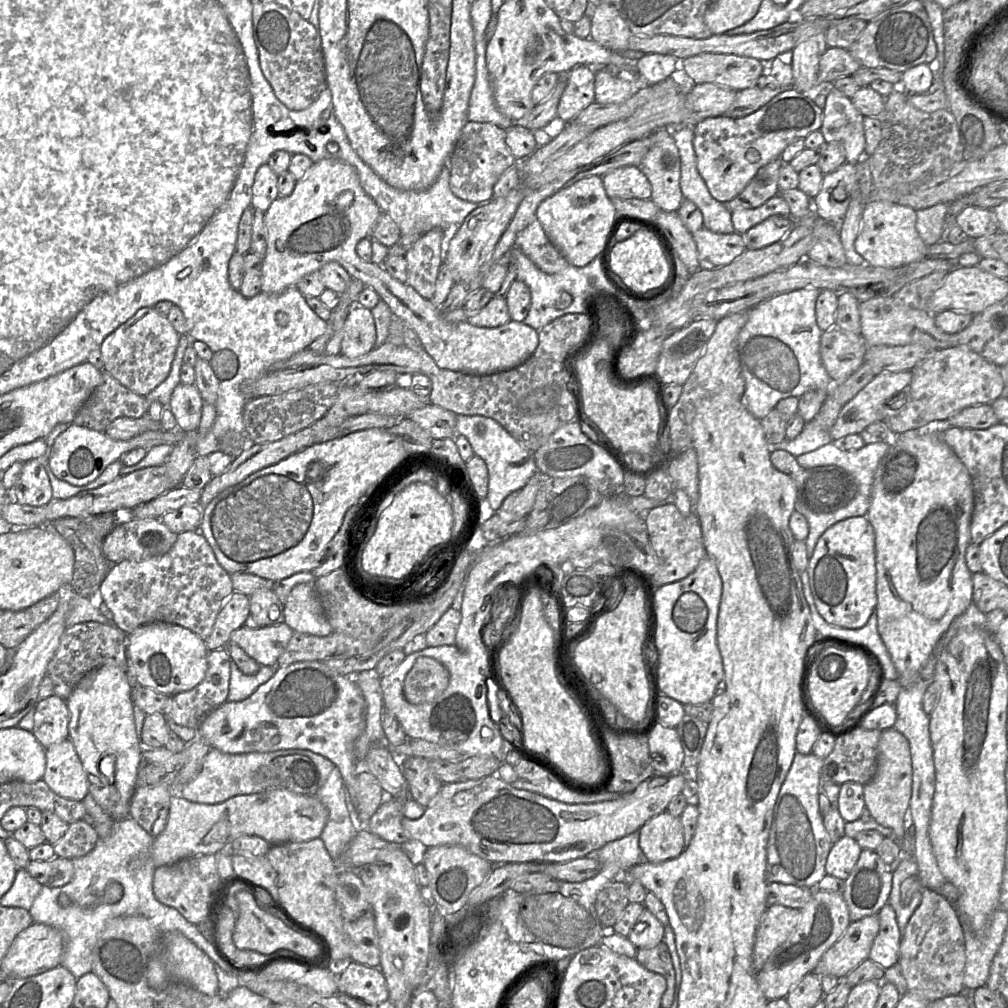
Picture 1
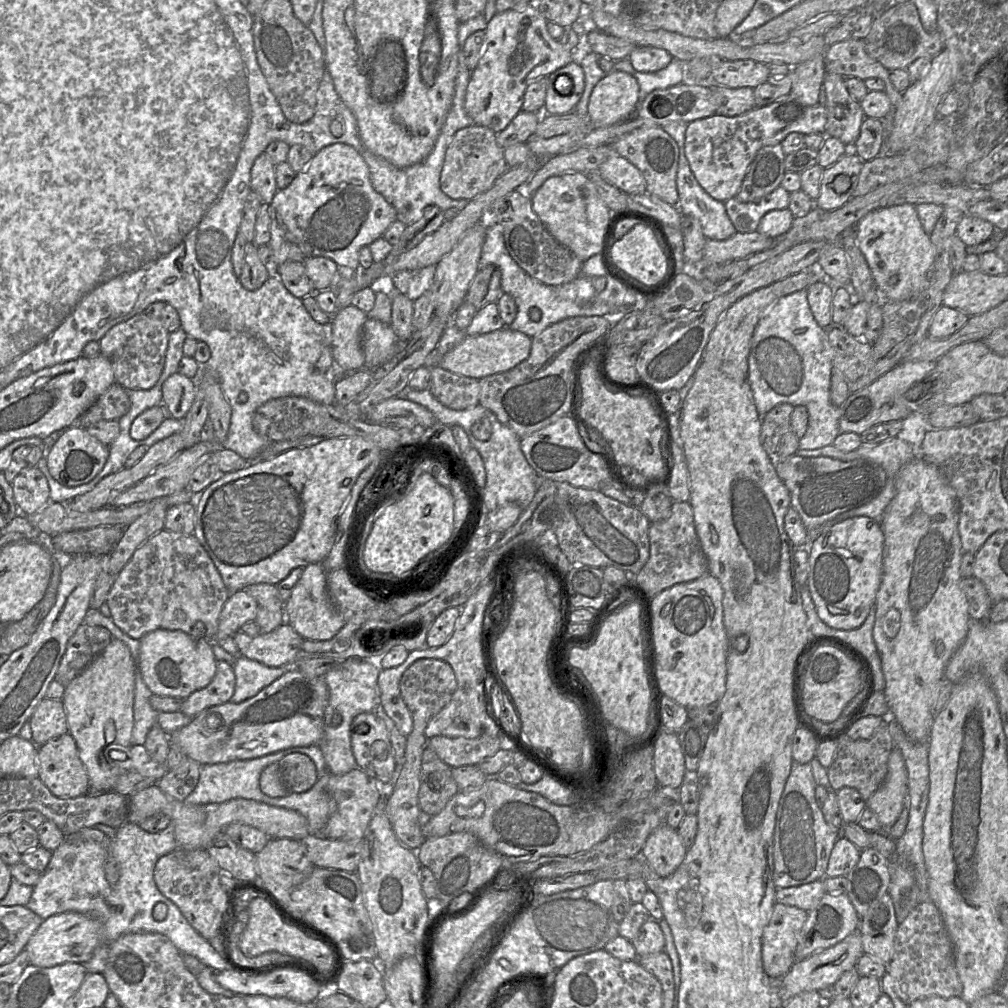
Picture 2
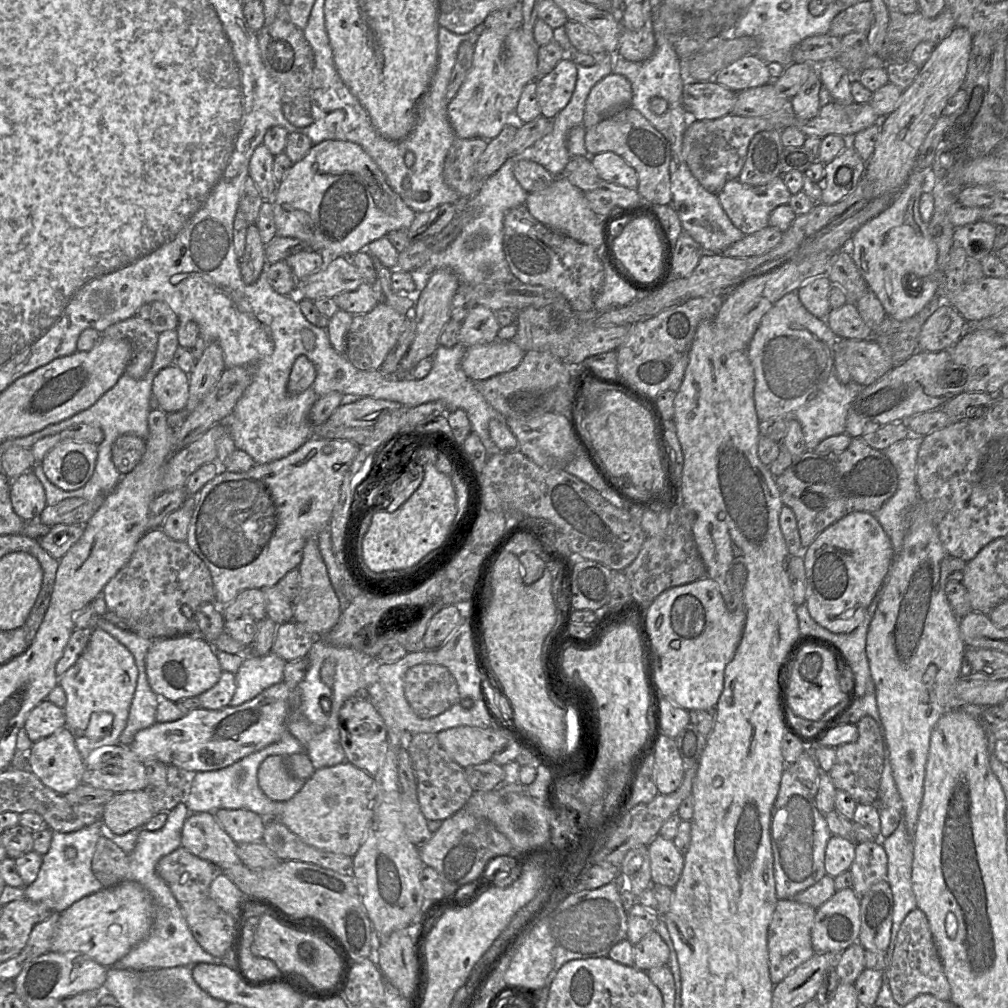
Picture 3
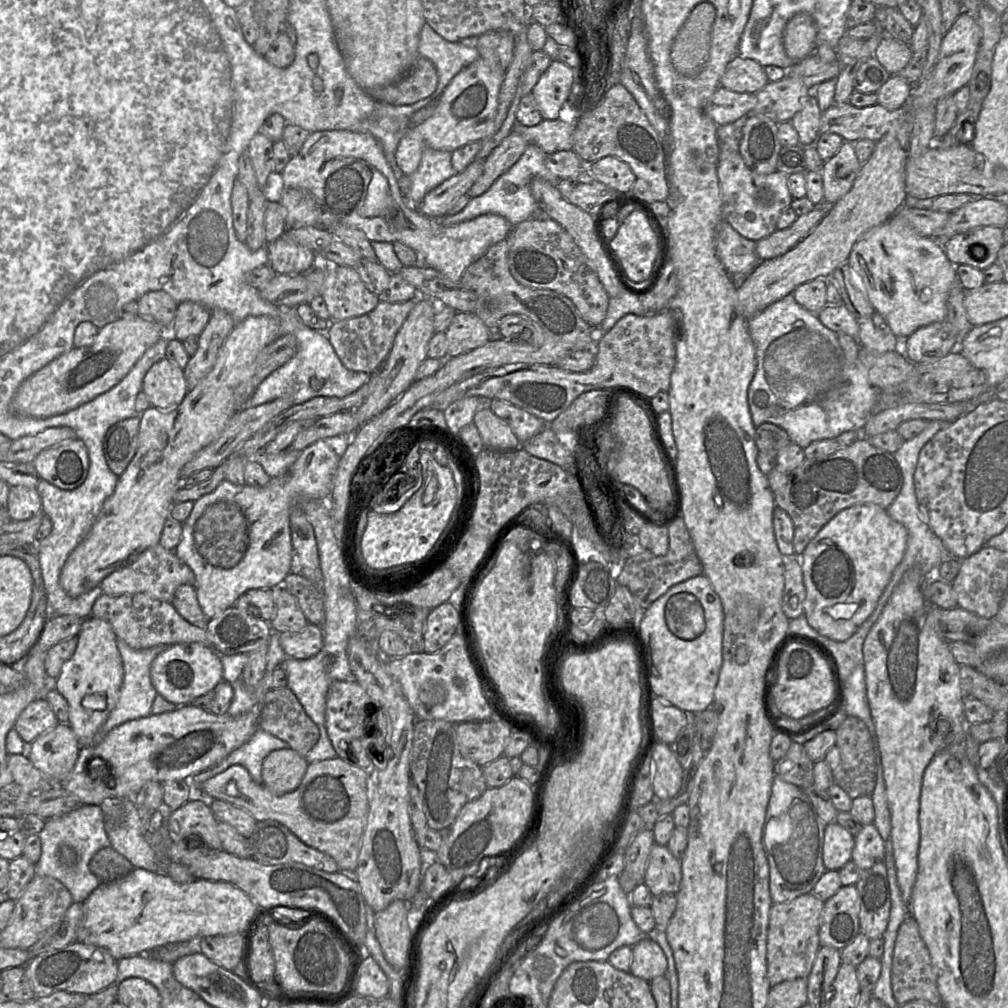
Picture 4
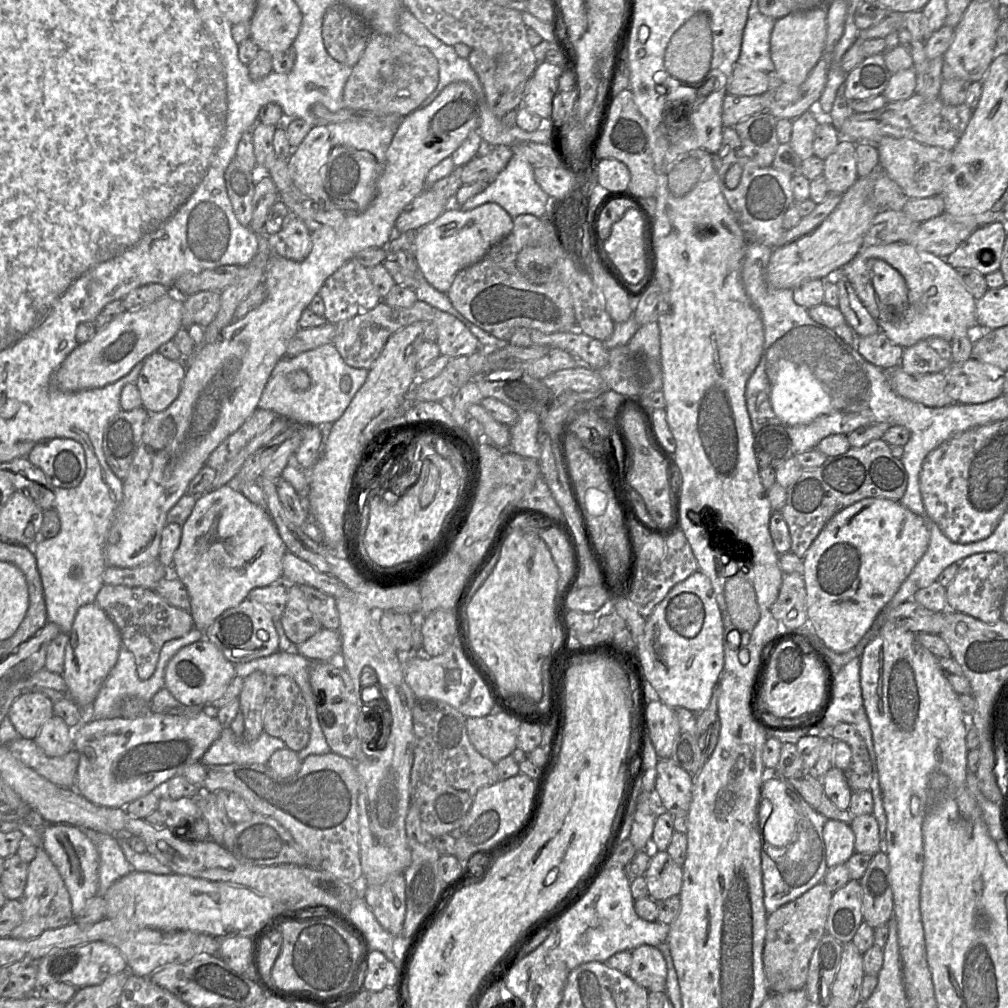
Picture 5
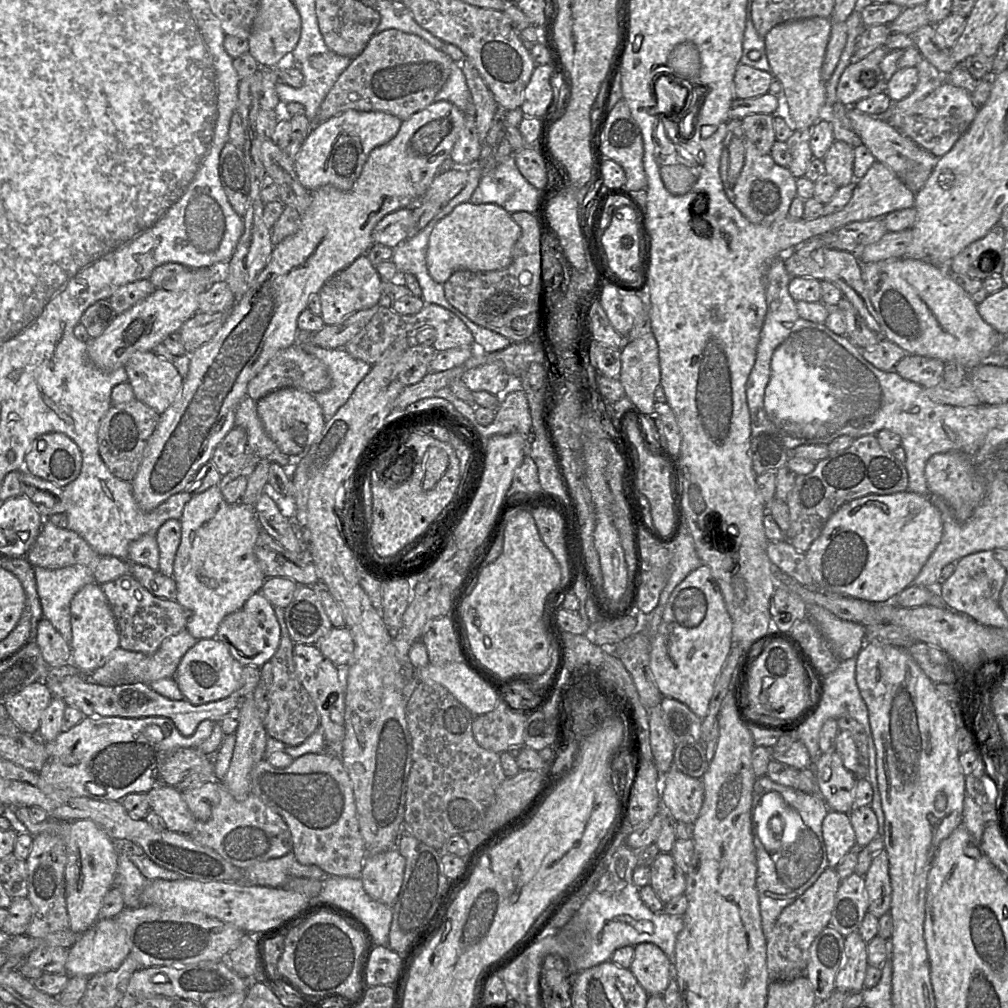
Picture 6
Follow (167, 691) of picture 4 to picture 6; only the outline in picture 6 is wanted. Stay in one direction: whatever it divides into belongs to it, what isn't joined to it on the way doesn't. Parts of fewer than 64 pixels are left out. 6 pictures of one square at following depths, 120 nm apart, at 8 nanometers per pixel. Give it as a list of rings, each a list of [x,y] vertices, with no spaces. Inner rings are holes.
[[[215,638],[202,639],[182,657],[174,679],[184,698],[191,704],[200,705],[227,698],[234,693],[240,687],[243,667],[224,643]]]

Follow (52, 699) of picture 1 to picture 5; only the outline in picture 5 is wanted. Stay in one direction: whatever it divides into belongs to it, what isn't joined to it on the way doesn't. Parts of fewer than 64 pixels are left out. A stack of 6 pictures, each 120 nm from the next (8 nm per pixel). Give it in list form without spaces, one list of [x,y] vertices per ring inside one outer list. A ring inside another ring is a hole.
[[[23,692],[11,705],[8,717],[22,738],[35,739],[41,727],[54,715],[54,702],[38,692]]]

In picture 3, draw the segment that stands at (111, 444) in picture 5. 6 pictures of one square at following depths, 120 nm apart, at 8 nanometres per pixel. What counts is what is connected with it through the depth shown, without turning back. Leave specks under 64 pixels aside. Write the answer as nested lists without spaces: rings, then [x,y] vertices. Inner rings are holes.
[[[123,434],[112,444],[112,461],[121,473],[126,475],[140,462],[145,452],[145,440],[133,434]]]

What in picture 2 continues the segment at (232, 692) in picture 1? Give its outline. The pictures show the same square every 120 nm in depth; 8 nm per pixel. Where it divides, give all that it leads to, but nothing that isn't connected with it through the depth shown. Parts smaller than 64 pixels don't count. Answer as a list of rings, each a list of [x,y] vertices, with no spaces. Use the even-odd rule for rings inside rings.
[[[237,657],[233,663],[236,677],[233,703],[244,702],[256,696],[263,688],[281,677],[289,667],[269,667],[246,657]]]

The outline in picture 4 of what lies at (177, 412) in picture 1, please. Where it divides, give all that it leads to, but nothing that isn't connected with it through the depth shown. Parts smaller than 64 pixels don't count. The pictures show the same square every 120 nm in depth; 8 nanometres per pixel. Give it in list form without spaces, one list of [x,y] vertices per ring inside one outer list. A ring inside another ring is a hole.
[[[166,357],[154,363],[147,371],[142,391],[154,408],[172,410],[188,392],[184,369]]]

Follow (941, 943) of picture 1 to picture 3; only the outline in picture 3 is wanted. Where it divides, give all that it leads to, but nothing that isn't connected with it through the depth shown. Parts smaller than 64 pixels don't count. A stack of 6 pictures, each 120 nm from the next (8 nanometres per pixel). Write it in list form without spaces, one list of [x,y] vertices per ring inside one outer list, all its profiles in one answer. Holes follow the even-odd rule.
[[[920,909],[912,910],[903,920],[890,964],[883,973],[894,1000],[902,1007],[921,994],[931,994],[939,1000],[950,1001],[950,984],[944,973],[928,919]]]

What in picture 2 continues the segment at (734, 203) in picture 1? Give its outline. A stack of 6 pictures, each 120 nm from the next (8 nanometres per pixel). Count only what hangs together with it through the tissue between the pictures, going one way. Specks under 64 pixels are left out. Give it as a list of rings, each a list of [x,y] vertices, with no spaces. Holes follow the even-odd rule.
[[[781,144],[759,149],[735,197],[741,202],[757,202],[770,194],[780,186],[784,176],[784,158]]]

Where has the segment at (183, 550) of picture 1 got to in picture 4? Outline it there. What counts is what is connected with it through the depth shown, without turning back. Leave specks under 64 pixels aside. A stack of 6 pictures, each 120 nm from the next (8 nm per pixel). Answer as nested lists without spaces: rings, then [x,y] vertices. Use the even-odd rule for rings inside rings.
[[[159,544],[146,549],[132,564],[106,576],[100,586],[109,596],[145,593],[156,599],[172,602],[176,589],[183,585],[194,585],[195,576],[191,568],[175,553]]]

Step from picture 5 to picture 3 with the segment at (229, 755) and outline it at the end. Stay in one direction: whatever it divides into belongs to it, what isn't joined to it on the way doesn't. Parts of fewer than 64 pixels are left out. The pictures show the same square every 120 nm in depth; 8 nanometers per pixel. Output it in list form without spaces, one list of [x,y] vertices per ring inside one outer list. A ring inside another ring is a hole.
[[[287,731],[275,743],[252,753],[232,765],[214,771],[196,772],[190,777],[190,789],[183,803],[191,813],[211,812],[220,809],[246,809],[265,819],[279,818],[284,809],[284,802],[273,801],[261,790],[258,783],[258,770],[261,763],[271,755],[287,757],[300,753],[302,744]]]

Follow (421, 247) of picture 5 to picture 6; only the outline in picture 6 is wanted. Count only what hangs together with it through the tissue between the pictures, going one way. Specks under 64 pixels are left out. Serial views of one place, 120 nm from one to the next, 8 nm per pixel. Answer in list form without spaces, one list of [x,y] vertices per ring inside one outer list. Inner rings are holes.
[[[460,203],[433,228],[426,262],[432,279],[444,284],[458,270],[492,271],[510,265],[521,229],[504,208],[493,203]]]

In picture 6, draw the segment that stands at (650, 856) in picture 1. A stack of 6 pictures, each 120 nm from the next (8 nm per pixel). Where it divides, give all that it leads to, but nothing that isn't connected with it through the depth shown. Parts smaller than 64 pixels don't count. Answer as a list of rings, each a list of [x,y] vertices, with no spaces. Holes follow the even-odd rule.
[[[660,852],[650,866],[650,884],[663,904],[685,894],[686,875],[670,853]]]

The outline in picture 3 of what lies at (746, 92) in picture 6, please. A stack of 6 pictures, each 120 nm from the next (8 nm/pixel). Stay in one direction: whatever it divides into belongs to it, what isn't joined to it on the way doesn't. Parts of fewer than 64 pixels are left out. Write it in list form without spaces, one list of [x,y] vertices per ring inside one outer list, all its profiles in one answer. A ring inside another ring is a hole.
[[[747,54],[720,70],[714,80],[738,93],[772,81],[768,63],[755,54]]]

